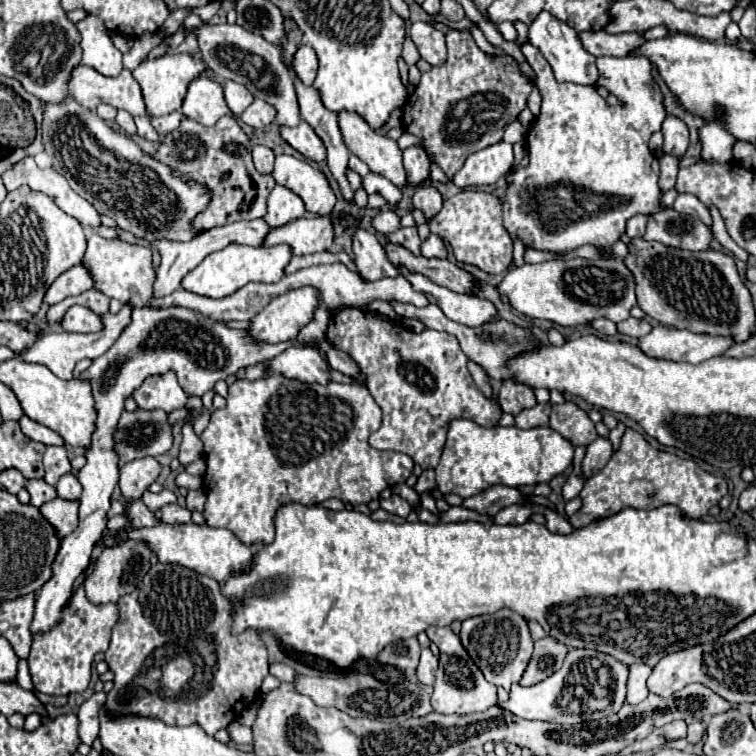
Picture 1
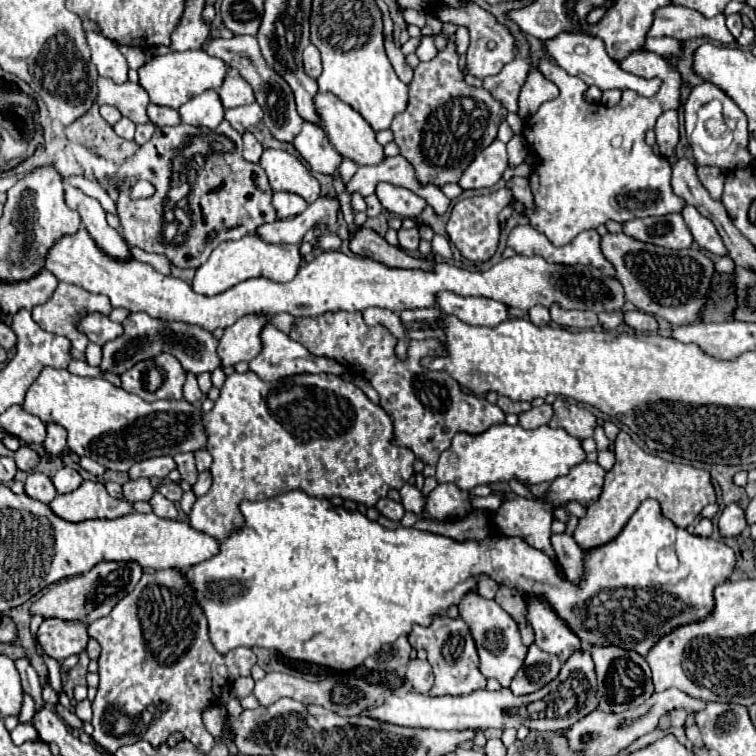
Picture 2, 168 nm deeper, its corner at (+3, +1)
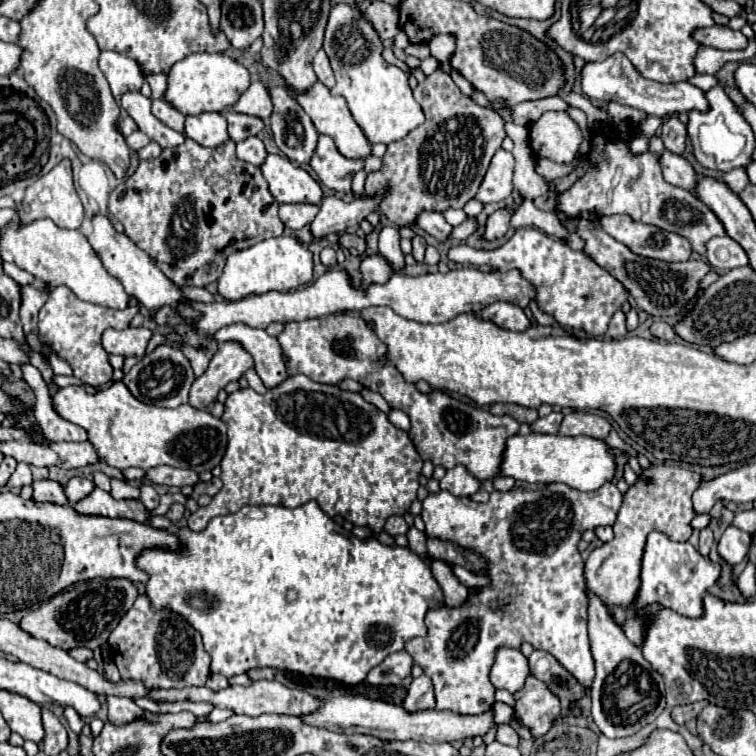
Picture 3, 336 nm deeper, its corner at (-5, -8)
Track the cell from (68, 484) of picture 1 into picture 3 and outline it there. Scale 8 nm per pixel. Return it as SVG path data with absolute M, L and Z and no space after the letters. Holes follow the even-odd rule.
M72 477L66 485L66 497L70 501L70 505L78 503L80 499L84 499L88 493L92 493L94 489L94 483L90 479L84 479L84 477Z

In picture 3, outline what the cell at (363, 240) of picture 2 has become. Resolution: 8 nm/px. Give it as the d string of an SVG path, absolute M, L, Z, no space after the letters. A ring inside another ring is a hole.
M342 233L342 235L338 237L338 243L340 243L344 249L348 249L352 255L362 255L362 253L366 251L366 243L364 243L364 239L360 239L358 235Z

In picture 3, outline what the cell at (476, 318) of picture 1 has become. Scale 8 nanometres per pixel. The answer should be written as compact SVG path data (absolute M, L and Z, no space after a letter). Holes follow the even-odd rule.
M504 301L484 307L480 315L486 315L486 319L494 319L494 323L510 331L526 331L530 327L530 319L524 315L520 307L514 307L512 303L504 303Z

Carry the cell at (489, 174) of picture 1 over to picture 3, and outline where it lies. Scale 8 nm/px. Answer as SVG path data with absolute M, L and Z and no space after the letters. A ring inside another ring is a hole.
M498 149L492 157L492 163L486 171L486 177L478 189L476 199L482 203L498 203L498 201L504 201L506 197L510 197L512 173L514 173L512 153Z

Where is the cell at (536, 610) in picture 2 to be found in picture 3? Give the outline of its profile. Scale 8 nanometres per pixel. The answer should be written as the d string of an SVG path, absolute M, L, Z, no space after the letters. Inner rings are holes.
M550 483L550 485L546 485L544 489L538 489L538 491L532 491L532 489L524 491L520 487L514 487L512 491L506 491L506 493L492 491L490 499L486 503L476 503L470 497L454 497L448 491L440 491L440 493L430 493L422 501L422 519L426 523L426 535L428 537L438 537L438 539L452 541L452 543L468 549L468 551L478 553L486 561L484 569L478 575L490 577L490 585L488 587L474 587L474 589L470 589L466 601L460 607L442 605L438 609L430 609L426 613L426 619L424 619L424 623L428 627L428 635L425 637L415 637L408 641L406 647L404 647L412 655L414 665L420 665L424 669L424 675L428 675L432 679L434 695L436 695L436 709L438 711L452 711L452 713L458 713L458 715L480 715L480 713L490 711L492 703L495 702L496 689L490 682L490 679L488 679L488 673L490 673L490 667L494 663L496 651L498 651L498 647L520 649L522 643L530 643L534 649L544 649L544 651L552 653L580 683L586 683L586 687L590 687L590 683L594 679L594 659L592 659L592 653L590 653L590 639L588 639L588 625L586 625L586 619L588 619L588 597L586 597L586 583L584 583L584 575L582 575L582 571L584 571L584 559L582 559L582 555L578 551L578 541L582 539L582 531L586 531L586 529L594 531L600 525L610 525L612 527L614 521L616 521L620 503L622 503L622 493L618 491L618 487L614 483L606 483L602 489L590 491L590 493L584 493L584 491L578 491L578 489L570 489L564 483Z

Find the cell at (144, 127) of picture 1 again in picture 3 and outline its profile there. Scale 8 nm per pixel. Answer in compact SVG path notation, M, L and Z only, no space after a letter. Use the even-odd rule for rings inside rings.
M150 143L150 145L146 145L146 147L142 147L140 151L138 151L138 159L142 159L142 161L148 161L148 159L154 159L154 157L158 157L162 153L162 149L158 147L158 143Z

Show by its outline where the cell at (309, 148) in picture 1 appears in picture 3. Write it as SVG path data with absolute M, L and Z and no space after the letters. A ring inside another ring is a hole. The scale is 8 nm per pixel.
M320 135L310 167L326 187L348 193L354 173L364 167L364 159L344 157L342 153L338 153L334 141L328 135Z

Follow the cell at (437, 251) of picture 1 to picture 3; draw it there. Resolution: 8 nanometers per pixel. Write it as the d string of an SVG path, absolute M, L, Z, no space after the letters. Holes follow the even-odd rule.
M534 227L516 229L516 233L502 247L490 251L454 245L450 247L448 257L456 263L490 265L492 271L518 269L522 277L534 285L536 303L544 313L552 315L560 327L582 329L592 337L602 337L614 311L628 301L628 293L622 283L618 283L618 279L614 279L608 271L602 271L602 267L598 267L586 251L574 251L562 239L552 239Z

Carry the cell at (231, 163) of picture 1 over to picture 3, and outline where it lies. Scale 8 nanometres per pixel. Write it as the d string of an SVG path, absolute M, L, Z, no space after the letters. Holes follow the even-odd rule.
M186 139L182 147L164 149L158 159L140 161L136 173L122 181L110 195L108 211L124 225L128 239L154 257L162 273L180 287L206 287L218 281L230 253L252 247L268 237L280 237L284 231L278 217L278 203L270 195L260 167L240 161L234 147L232 139L214 149Z

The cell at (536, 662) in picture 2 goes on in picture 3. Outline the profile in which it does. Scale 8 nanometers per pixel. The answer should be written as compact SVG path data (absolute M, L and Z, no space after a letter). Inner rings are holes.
M532 675L526 679L524 687L514 693L514 709L520 723L532 733L534 739L546 735L560 717L560 701L538 683Z

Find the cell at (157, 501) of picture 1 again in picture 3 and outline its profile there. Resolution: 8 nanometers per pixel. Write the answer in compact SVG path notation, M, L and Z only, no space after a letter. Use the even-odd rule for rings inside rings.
M110 479L110 485L112 485L112 489L110 489L110 495L114 497L114 499L138 499L140 495L138 495L138 487L136 485L132 485L132 483L128 483L128 481L120 481L120 479Z

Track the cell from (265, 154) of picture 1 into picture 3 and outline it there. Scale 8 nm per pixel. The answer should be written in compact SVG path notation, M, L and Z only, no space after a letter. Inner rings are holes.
M248 137L240 143L236 143L236 155L238 155L238 159L242 159L246 163L262 165L268 153L264 149L264 143L258 137Z

